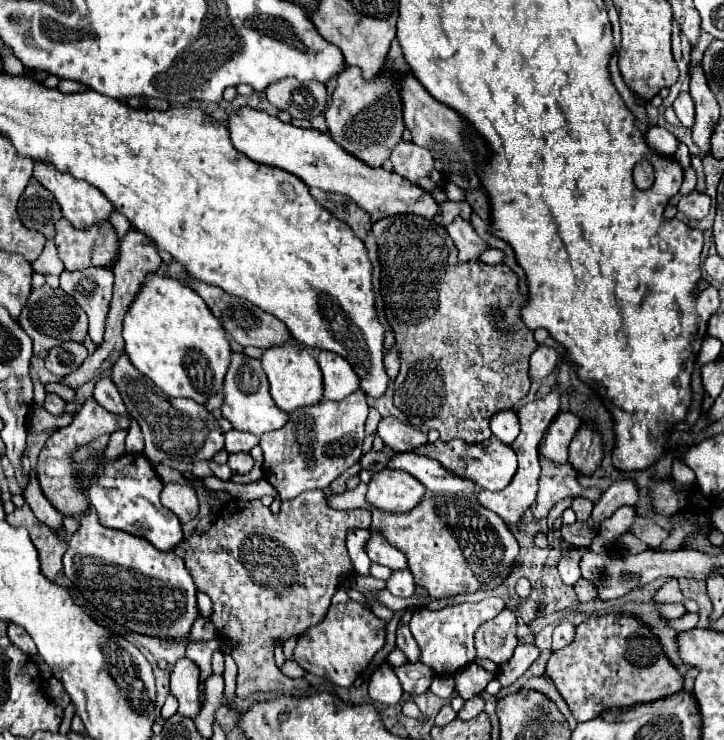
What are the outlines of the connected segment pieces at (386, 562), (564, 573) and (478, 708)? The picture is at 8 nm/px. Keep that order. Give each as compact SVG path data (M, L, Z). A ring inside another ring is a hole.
M372 532L372 538L370 538L366 550L368 550L368 556L373 563L386 566L392 571L408 569L406 556L402 556L401 551L392 548L387 540L384 540L376 532Z
M570 556L570 558L562 558L558 562L558 572L560 572L560 578L566 586L574 586L582 574L580 574L580 568L578 568L578 556Z
M472 696L470 700L464 702L462 710L458 712L458 718L462 718L462 720L470 720L470 718L478 716L482 710L484 710L484 698L482 698L482 696L476 696L476 698Z

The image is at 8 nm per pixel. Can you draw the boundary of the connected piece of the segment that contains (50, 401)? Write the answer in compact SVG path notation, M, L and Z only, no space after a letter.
M46 394L44 408L46 408L50 414L60 416L60 414L64 414L64 412L66 412L66 402L64 402L60 396L56 396L56 394Z

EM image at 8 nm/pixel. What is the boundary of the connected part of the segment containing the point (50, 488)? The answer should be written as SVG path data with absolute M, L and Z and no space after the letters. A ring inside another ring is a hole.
M94 398L86 400L86 404L82 406L82 410L74 416L72 424L66 428L56 430L48 442L44 444L40 456L38 456L38 466L36 466L36 474L38 474L38 482L42 486L44 496L50 500L50 504L62 514L62 516L74 516L74 514L82 514L88 510L88 500L86 500L86 492L82 492L82 478L78 476L78 470L74 468L74 460L72 454L82 448L88 446L92 440L96 440L98 436L104 434L112 434L116 430L126 428L128 430L130 420L110 414L108 410L104 410Z

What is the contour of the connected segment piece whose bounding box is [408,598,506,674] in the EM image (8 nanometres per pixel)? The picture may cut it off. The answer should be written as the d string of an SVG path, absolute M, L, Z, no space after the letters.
M486 598L476 604L450 604L440 610L418 608L408 624L418 648L420 662L432 668L436 674L454 674L476 658L474 650L474 632L486 620L496 618L506 608L502 598Z

